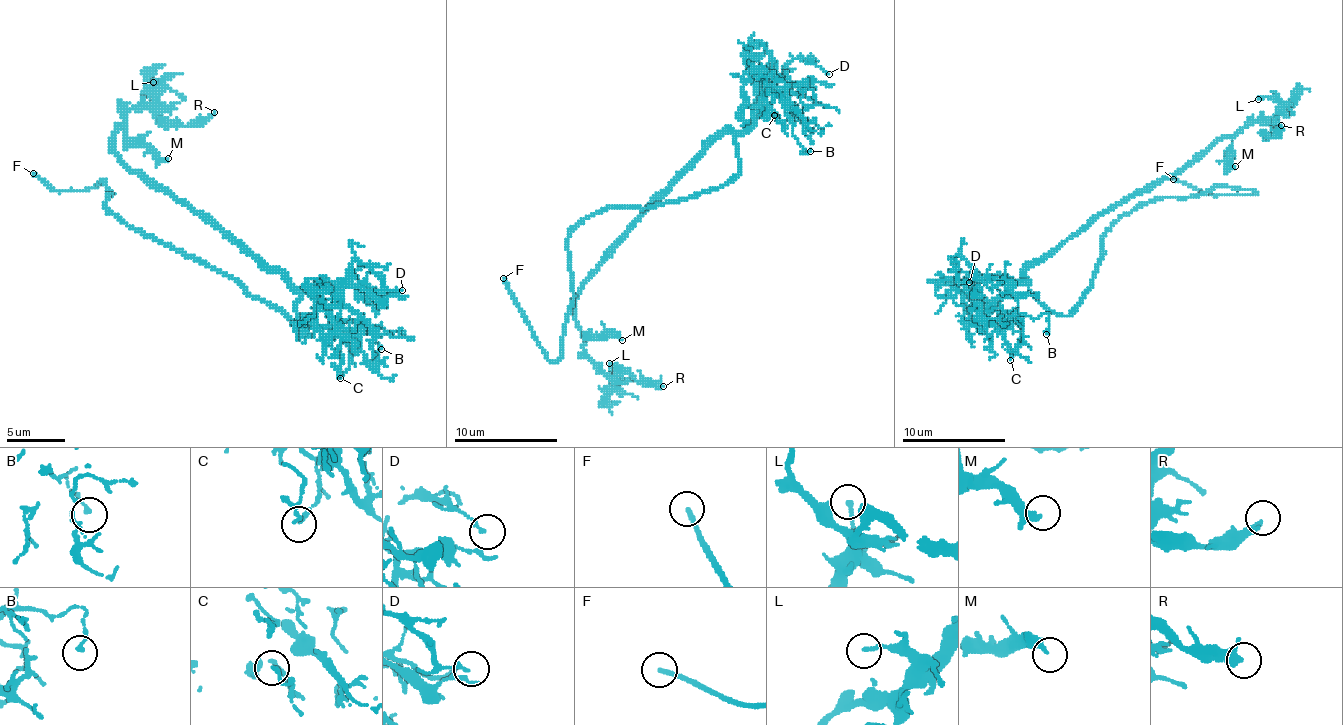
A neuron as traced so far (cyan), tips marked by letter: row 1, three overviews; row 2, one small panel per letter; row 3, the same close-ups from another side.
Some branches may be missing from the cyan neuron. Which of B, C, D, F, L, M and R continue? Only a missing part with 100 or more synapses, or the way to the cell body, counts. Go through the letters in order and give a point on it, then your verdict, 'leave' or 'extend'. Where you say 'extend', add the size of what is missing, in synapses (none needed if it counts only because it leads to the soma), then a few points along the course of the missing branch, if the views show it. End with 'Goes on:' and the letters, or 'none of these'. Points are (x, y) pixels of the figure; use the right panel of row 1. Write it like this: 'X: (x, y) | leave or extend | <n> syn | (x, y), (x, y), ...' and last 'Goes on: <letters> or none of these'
B: (1046, 334) | leave
C: (1010, 360) | leave
D: (969, 282) | leave
F: (1173, 179) | extend | (1173, 179), (1131, 166), (1103, 148), (1077, 145), (1033, 109), (1036, 96), (1026, 94)
L: (1258, 99) | leave
M: (1235, 166) | leave
R: (1281, 125) | leave
Goes on: F

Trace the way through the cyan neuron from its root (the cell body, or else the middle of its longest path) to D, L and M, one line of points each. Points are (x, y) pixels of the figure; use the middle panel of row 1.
D: (738, 159), (736, 138), (746, 128), (756, 100), (780, 79), (782, 71), (795, 58), (813, 61), (829, 74)
L: (738, 159), (738, 133), (725, 131), (583, 285), (576, 301), (576, 322), (589, 358), (609, 383), (609, 363)
M: (738, 159), (738, 133), (725, 131), (635, 224), (583, 285), (576, 301), (581, 334), (622, 340)

